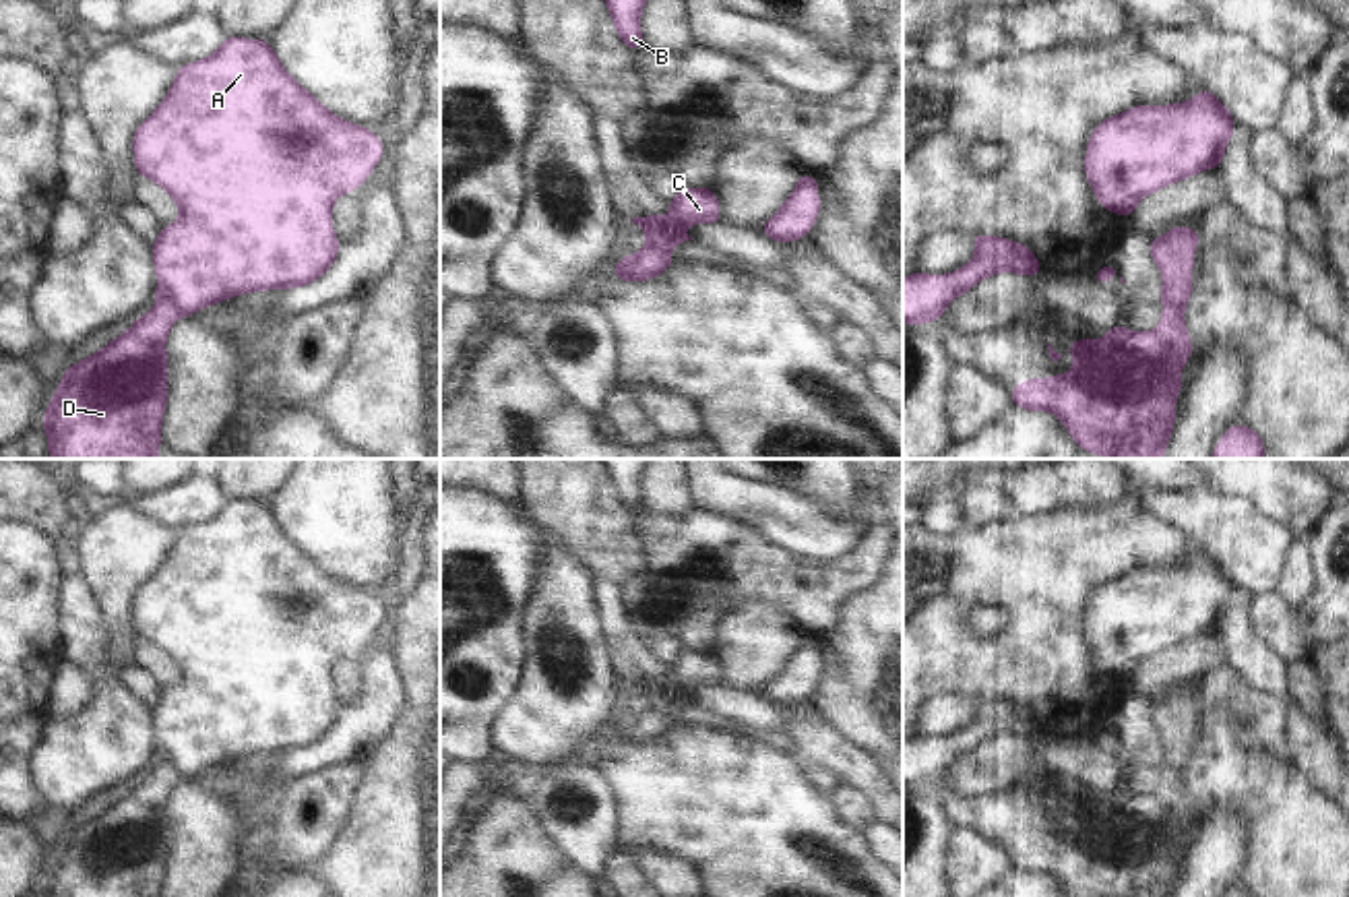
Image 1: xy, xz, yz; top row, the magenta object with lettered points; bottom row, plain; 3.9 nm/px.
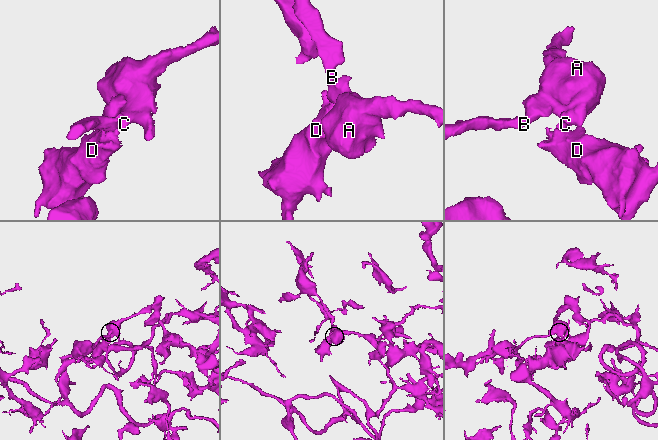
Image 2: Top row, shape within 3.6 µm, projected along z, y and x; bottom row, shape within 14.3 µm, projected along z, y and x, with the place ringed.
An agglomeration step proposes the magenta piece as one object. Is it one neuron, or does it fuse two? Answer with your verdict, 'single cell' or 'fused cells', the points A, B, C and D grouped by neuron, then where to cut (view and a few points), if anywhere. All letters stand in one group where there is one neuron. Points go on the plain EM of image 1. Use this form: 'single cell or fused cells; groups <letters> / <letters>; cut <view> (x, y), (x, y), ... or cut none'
fused cells; groups A B C / D; cut xy (158, 765), (178, 776)

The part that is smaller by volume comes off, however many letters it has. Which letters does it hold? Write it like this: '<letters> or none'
D

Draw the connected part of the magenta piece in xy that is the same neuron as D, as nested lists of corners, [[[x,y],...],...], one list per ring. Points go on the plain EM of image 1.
[[[157,767],[95,818],[70,829],[41,880],[48,897],[161,897],[165,800],[178,781]]]

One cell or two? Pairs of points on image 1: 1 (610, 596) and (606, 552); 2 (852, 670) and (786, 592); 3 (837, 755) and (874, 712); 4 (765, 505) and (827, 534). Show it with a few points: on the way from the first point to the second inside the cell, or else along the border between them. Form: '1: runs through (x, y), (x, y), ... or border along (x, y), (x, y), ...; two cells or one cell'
1: border along (600, 577), (618, 588); two cells
2: border along (852, 596), (839, 610), (837, 621), (821, 633); two cells
3: border along (812, 709), (829, 726), (862, 747), (881, 771); two cells
4: runs through (779, 515), (812, 534); one cell

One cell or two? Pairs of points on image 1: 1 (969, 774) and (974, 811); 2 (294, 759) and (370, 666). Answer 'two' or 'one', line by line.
1: two
2: one

